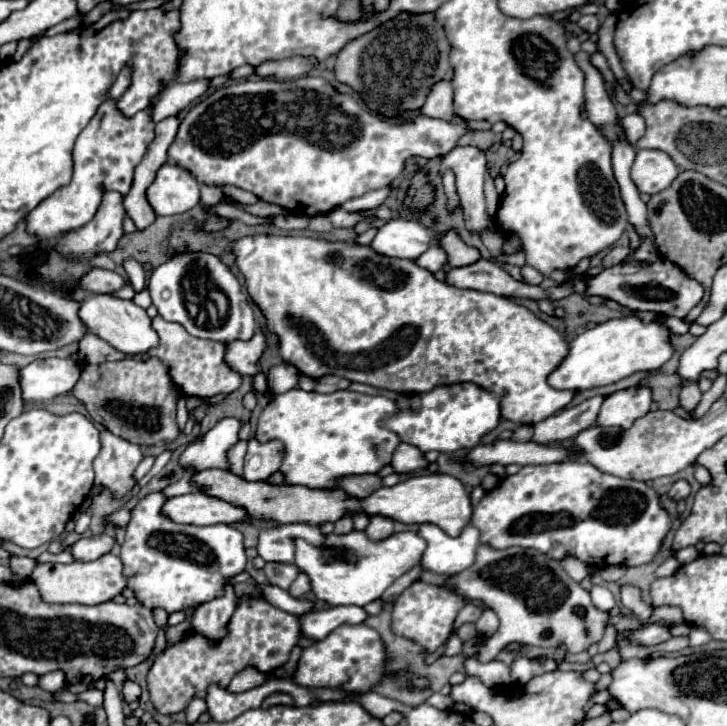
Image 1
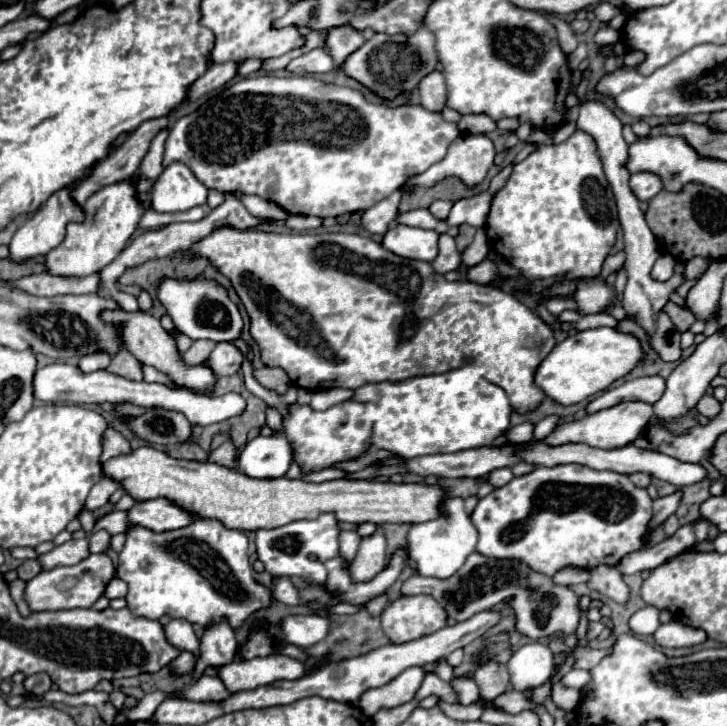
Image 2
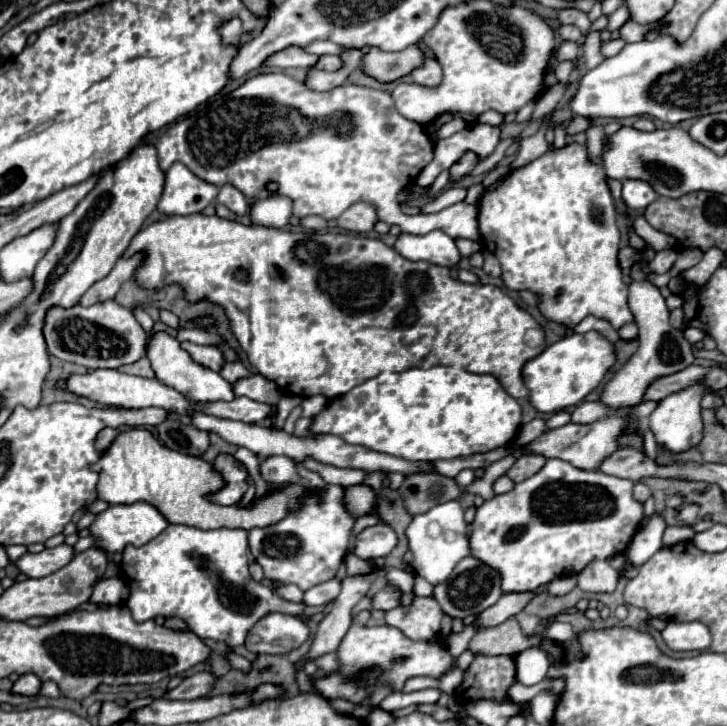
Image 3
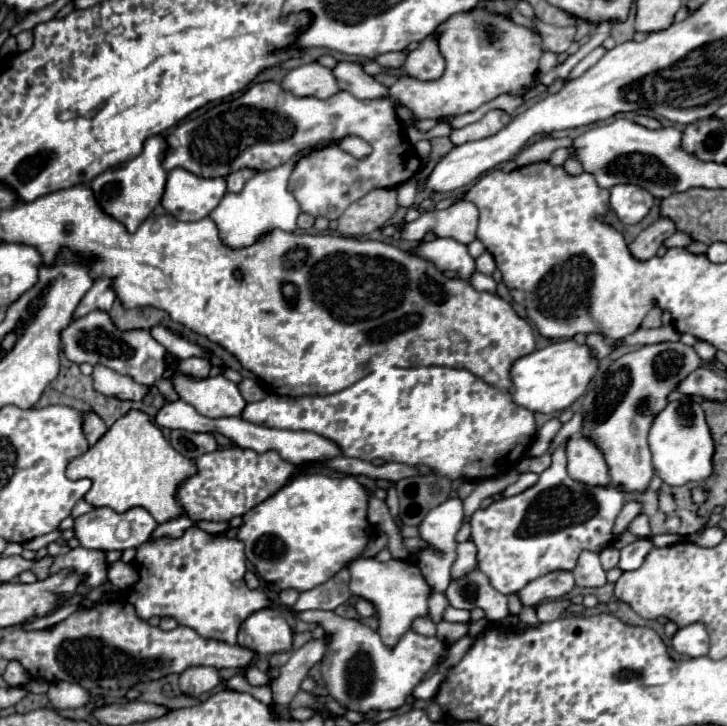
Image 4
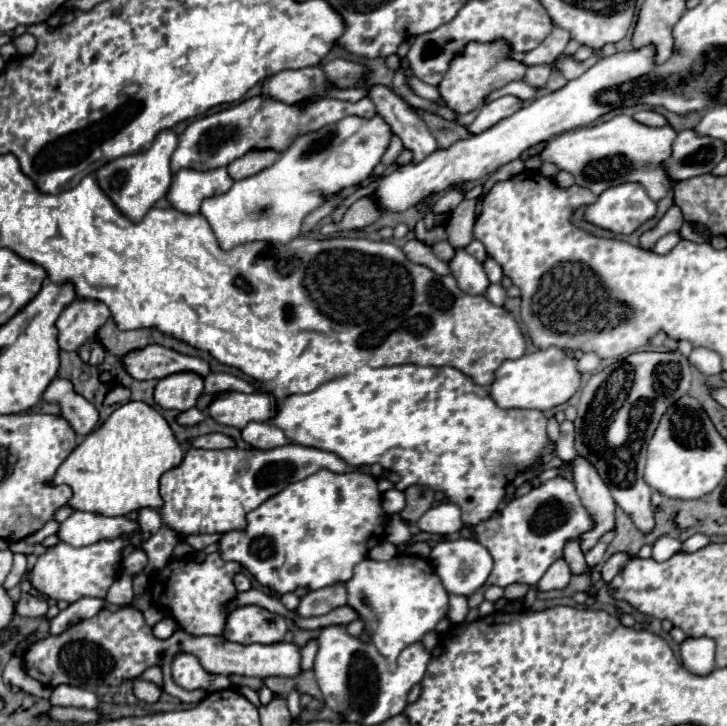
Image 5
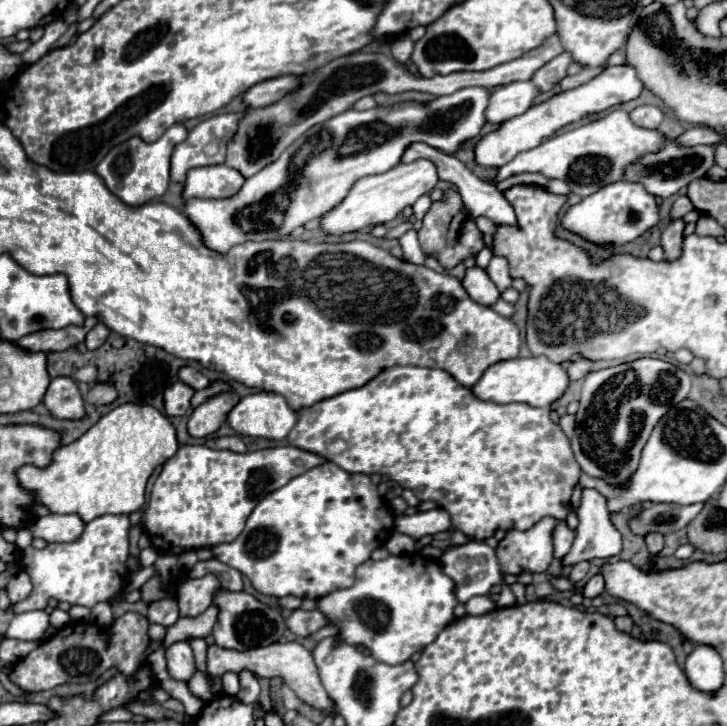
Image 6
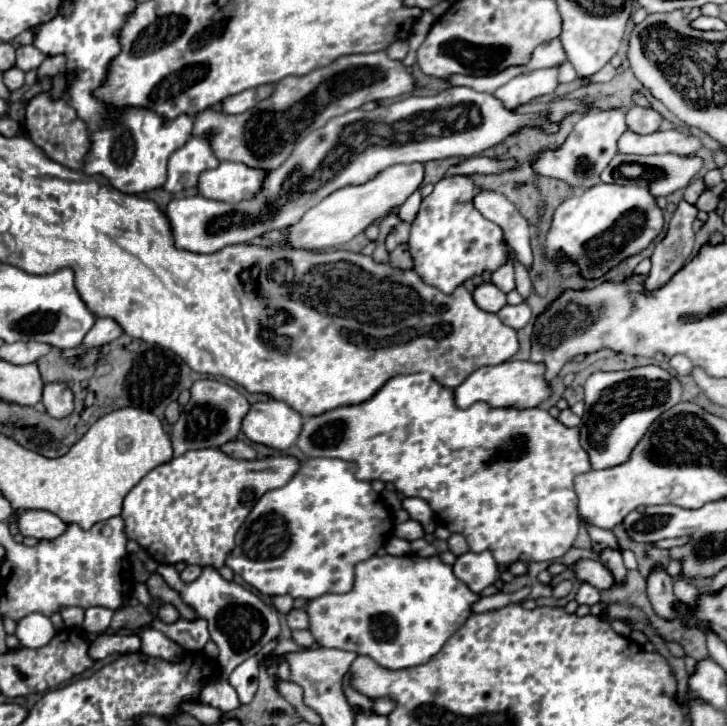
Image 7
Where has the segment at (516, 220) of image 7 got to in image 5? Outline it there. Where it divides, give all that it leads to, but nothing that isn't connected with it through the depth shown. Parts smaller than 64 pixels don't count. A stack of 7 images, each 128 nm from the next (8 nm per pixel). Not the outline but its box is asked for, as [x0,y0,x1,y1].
[368,84,438,160]

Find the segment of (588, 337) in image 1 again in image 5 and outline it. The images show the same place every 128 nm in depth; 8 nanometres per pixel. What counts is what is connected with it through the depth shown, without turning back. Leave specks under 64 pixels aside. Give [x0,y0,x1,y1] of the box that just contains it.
[490,346,582,410]

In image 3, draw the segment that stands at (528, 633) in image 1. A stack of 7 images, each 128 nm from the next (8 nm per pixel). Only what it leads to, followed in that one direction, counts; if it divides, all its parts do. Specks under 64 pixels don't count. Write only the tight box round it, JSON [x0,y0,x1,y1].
[372,556,502,618]

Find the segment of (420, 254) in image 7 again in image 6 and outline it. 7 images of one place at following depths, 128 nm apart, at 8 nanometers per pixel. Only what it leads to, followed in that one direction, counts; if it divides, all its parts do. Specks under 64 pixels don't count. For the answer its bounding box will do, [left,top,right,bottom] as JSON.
[418,190,484,268]

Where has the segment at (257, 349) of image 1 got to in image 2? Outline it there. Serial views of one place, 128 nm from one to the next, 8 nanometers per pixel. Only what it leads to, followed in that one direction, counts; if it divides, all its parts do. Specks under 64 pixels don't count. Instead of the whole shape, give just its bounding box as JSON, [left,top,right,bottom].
[208,342,244,376]

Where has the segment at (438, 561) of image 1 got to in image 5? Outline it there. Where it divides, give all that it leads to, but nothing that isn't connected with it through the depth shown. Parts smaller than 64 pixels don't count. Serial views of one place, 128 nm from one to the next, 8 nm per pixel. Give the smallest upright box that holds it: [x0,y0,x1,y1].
[418,502,468,626]

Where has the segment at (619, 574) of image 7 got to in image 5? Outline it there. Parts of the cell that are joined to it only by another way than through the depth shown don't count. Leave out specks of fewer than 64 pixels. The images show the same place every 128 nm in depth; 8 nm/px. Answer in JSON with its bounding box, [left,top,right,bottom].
[536,456,616,592]

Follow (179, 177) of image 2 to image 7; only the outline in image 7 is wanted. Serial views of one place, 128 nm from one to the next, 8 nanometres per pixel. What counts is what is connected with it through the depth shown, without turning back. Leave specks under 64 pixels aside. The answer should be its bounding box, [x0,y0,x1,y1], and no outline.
[198,162,264,204]

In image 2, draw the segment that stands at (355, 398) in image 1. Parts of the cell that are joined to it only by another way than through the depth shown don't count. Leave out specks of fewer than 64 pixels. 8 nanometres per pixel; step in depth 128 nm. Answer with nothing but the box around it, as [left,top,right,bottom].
[282,400,372,474]

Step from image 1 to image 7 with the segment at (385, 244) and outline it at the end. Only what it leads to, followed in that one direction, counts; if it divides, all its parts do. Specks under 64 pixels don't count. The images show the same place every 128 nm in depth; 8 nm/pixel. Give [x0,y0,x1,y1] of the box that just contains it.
[474,282,506,312]

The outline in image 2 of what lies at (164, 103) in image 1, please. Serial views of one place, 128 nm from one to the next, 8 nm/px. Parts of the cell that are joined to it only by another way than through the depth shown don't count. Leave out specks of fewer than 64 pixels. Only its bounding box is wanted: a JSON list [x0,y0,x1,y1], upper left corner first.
[72,62,236,204]

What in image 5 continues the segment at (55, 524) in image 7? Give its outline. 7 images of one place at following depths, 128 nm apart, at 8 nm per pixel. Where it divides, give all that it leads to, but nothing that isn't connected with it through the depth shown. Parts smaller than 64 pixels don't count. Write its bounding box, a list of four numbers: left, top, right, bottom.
[60,512,142,546]

